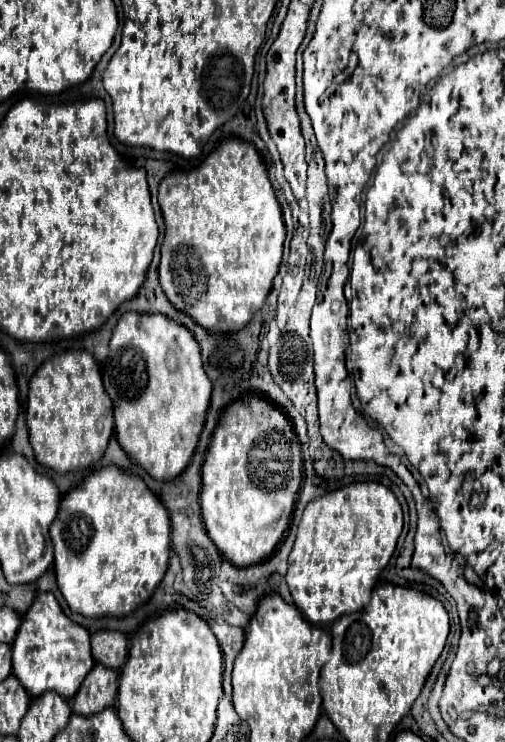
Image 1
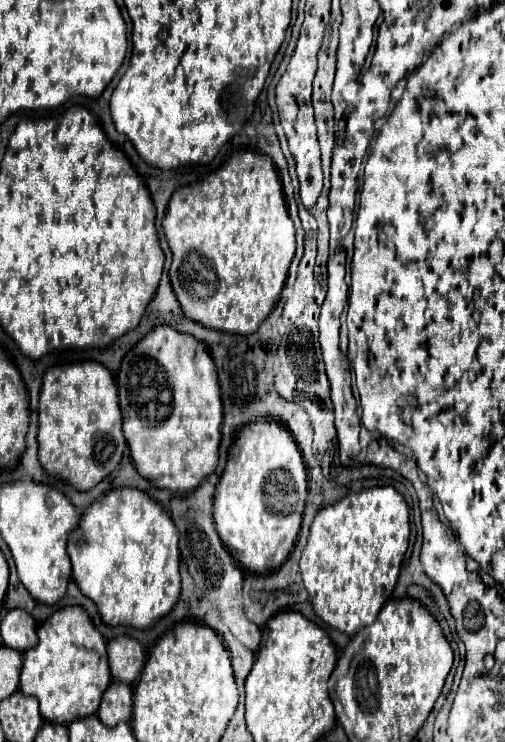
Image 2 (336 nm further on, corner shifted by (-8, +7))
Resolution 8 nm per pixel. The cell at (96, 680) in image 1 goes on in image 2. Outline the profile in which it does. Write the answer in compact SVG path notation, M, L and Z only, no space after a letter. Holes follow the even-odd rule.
M112 680L112 684L102 694L102 704L98 708L98 718L106 726L116 726L132 716L132 688L126 682Z

